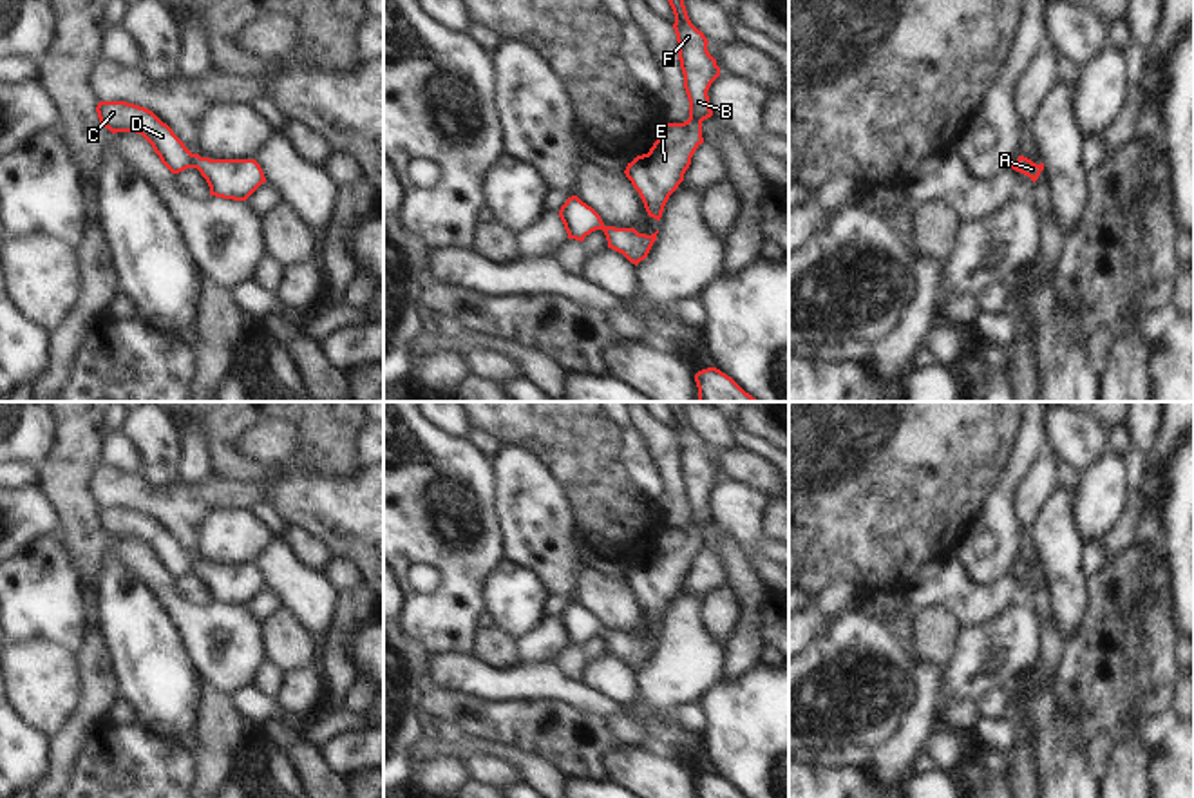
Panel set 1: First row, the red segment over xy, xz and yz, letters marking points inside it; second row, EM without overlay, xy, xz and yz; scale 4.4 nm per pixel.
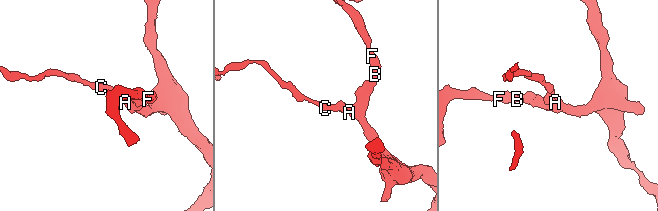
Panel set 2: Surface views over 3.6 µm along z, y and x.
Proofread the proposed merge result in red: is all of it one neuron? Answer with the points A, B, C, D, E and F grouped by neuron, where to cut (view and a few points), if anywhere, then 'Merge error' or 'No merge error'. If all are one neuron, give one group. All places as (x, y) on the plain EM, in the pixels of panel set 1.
Groups: A B C D E F. No split. No merge error.

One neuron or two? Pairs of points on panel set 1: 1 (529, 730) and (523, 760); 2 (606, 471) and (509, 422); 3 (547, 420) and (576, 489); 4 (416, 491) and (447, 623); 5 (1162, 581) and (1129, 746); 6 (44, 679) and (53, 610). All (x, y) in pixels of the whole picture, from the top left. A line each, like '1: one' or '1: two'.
1: two
2: one
3: one
4: one
5: two
6: two

